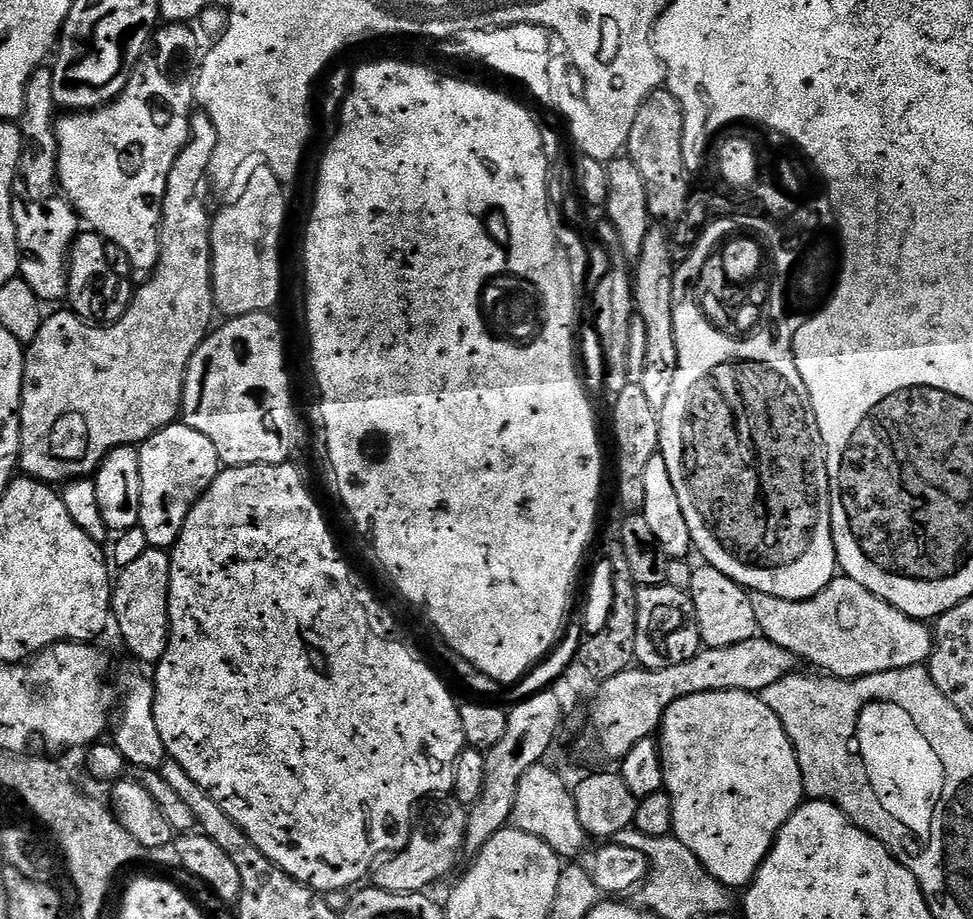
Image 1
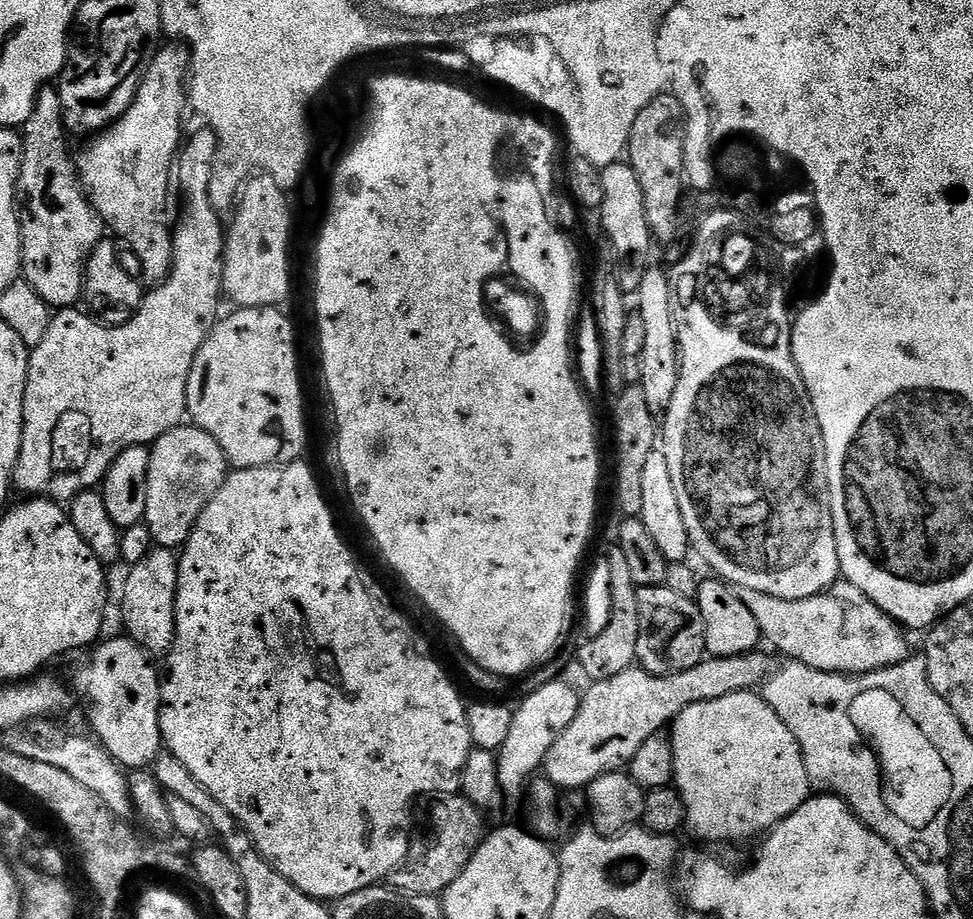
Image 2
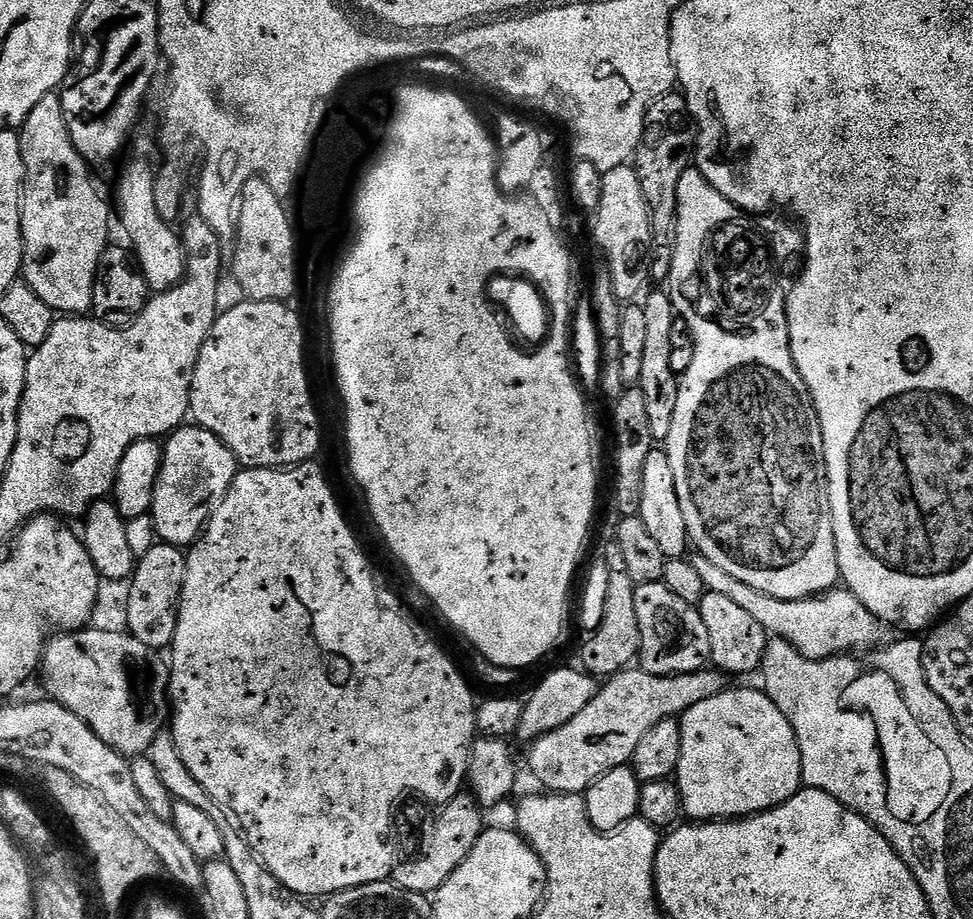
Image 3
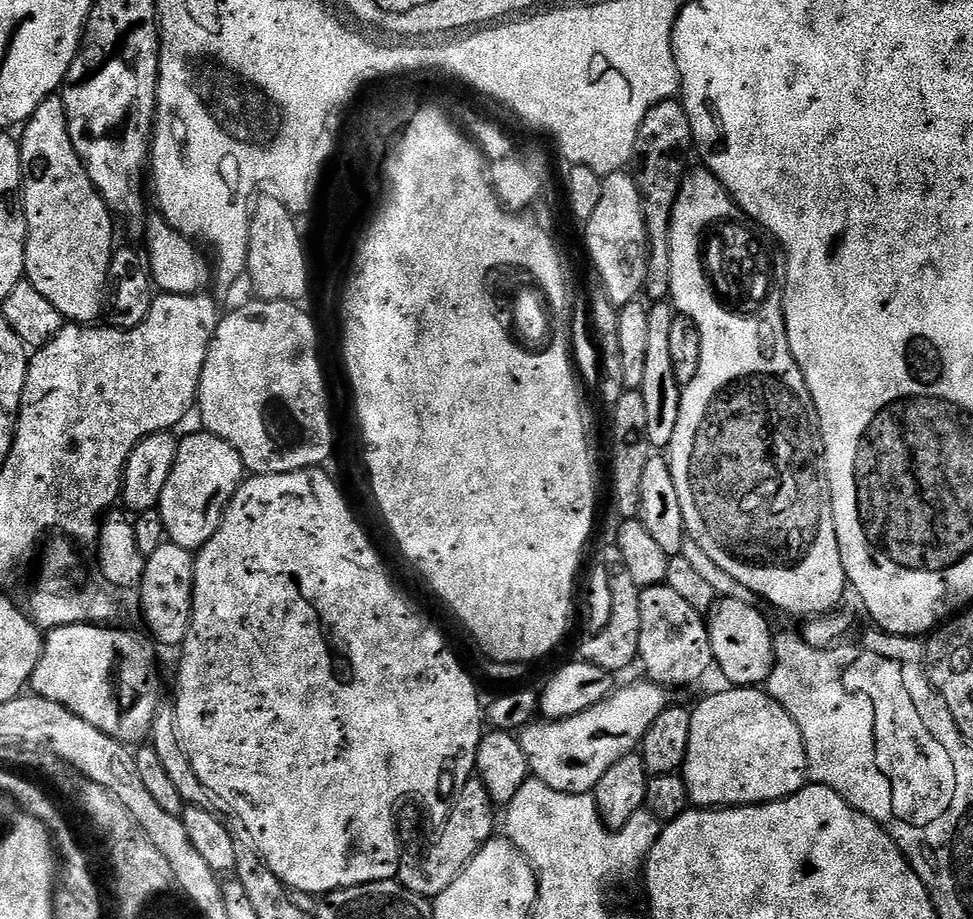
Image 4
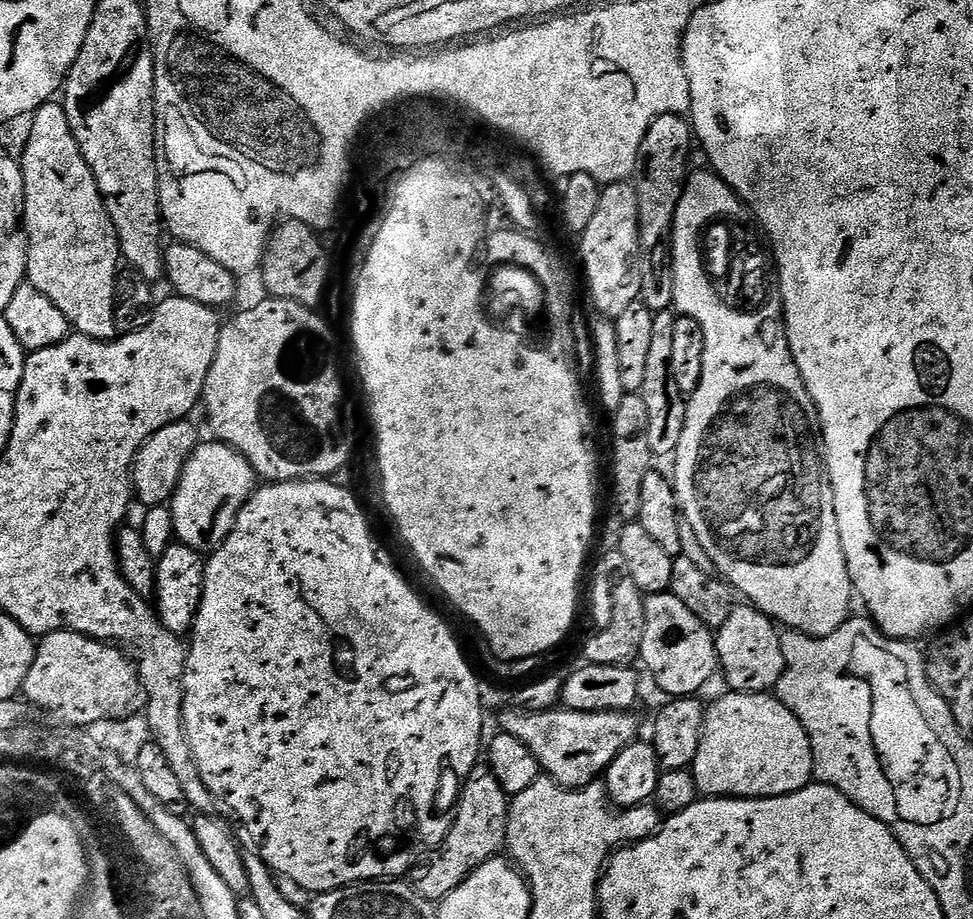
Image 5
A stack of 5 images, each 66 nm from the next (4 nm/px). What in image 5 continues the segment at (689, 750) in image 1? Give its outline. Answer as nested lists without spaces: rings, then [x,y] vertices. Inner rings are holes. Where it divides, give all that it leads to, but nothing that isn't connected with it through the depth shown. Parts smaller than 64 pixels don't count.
[[[767,692],[725,693],[707,705],[698,754],[690,769],[701,797],[774,798],[813,783],[810,738],[790,709]]]

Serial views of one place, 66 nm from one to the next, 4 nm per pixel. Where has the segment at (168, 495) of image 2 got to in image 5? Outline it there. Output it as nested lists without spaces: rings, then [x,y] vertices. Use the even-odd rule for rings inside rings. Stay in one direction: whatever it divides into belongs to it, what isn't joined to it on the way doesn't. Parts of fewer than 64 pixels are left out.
[[[215,438],[209,441],[209,444],[197,443],[196,449],[190,454],[182,470],[182,476],[170,501],[176,540],[201,554],[211,554],[222,546],[222,542],[226,542],[226,538],[236,525],[242,506],[258,487],[257,474],[241,452],[234,451],[229,444],[221,444]]]

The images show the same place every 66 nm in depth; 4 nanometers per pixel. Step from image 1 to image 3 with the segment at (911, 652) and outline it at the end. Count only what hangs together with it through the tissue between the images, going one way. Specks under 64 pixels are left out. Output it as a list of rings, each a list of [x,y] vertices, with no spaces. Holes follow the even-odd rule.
[[[693,555],[691,562],[707,591],[732,599],[741,610],[747,610],[757,620],[758,626],[762,626],[769,637],[790,642],[790,646],[811,660],[829,660],[832,656],[859,653],[856,652],[859,648],[871,649],[877,643],[876,635],[882,631],[876,616],[870,614],[870,610],[866,610],[850,591],[833,590],[809,600],[779,600],[754,590],[754,586],[746,586],[746,582],[738,582],[738,578],[726,574],[704,556]]]

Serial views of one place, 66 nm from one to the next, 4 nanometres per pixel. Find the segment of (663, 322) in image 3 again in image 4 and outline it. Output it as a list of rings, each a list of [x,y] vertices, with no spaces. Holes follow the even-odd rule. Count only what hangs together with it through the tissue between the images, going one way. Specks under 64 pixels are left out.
[[[671,303],[652,304],[648,310],[648,352],[646,354],[646,375],[638,389],[646,402],[646,434],[653,449],[664,450],[674,438],[674,426],[678,426],[681,381],[676,381],[676,360],[672,357],[672,331],[676,328],[678,313]]]

